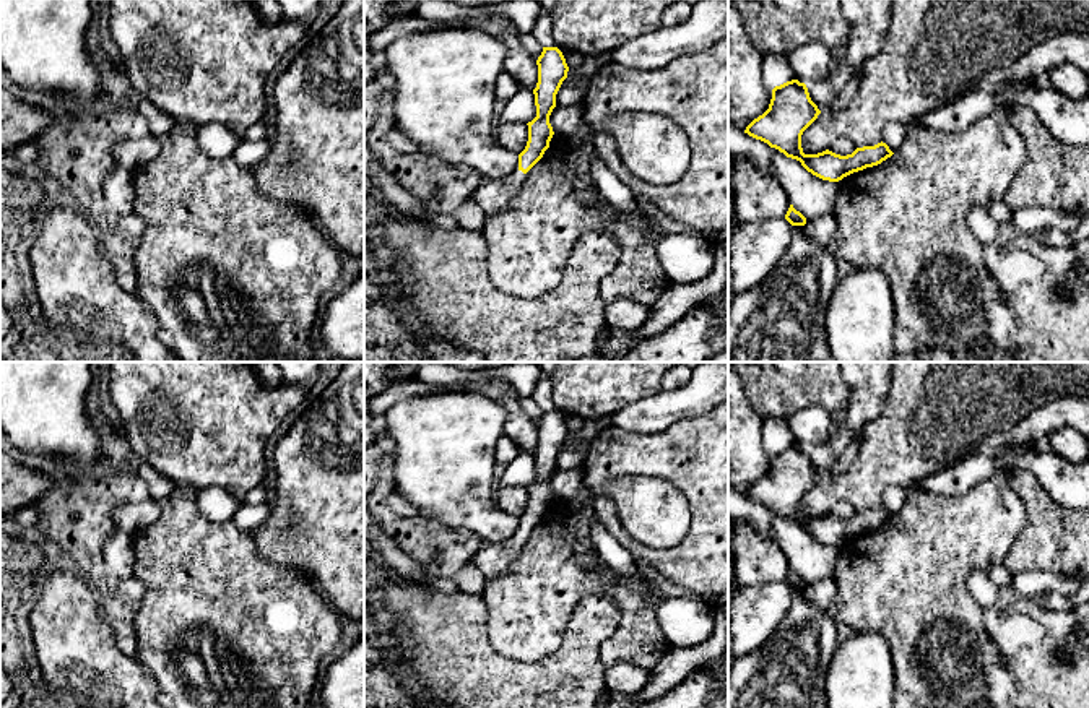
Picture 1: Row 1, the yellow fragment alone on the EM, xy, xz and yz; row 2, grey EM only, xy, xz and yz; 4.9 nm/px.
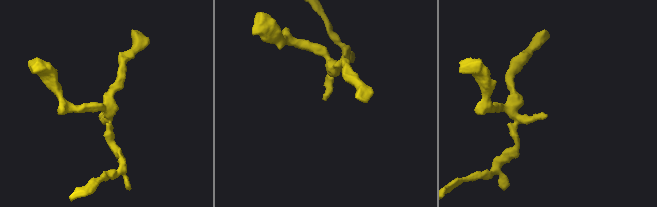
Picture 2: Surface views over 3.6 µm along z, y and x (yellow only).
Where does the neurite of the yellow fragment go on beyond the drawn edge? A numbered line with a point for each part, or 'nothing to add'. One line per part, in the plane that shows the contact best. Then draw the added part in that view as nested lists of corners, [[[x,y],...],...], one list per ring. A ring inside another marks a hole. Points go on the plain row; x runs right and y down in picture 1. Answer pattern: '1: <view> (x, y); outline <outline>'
1: xz (493, 561); outline [[[515,534],[497,544],[486,542],[481,550],[475,554],[471,563],[484,575],[486,581],[502,576],[512,562],[522,552],[525,537]]]

